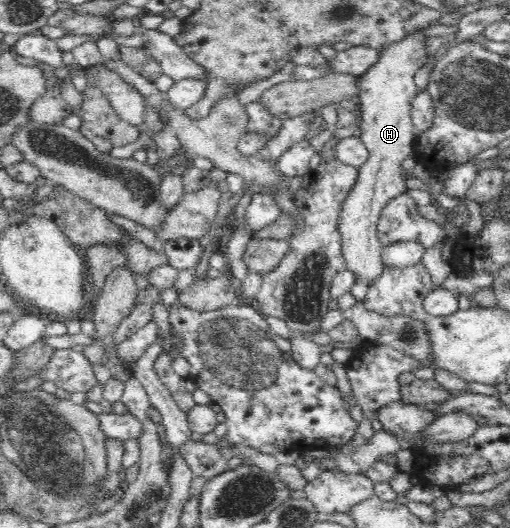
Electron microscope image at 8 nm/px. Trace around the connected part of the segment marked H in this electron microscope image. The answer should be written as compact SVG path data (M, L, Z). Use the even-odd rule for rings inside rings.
M426 28L416 30L407 34L403 40L393 42L389 46L385 46L383 50L379 51L379 55L373 66L370 66L362 75L360 75L359 96L356 102L360 105L362 116L361 135L360 139L365 143L365 147L369 149L369 160L359 167L359 178L357 184L353 186L351 194L347 200L343 202L341 208L341 224L339 224L339 231L341 231L341 240L344 243L342 250L343 258L345 259L345 266L349 267L356 277L365 279L367 286L369 286L374 278L382 271L384 262L382 261L382 248L379 243L376 233L376 226L381 210L384 206L394 198L406 192L406 186L402 176L400 176L401 164L414 152L415 132L413 123L411 121L412 103L418 96L418 87L413 81L415 74L420 68L423 68L431 58L427 52L427 40L431 40L433 36L427 34Z

